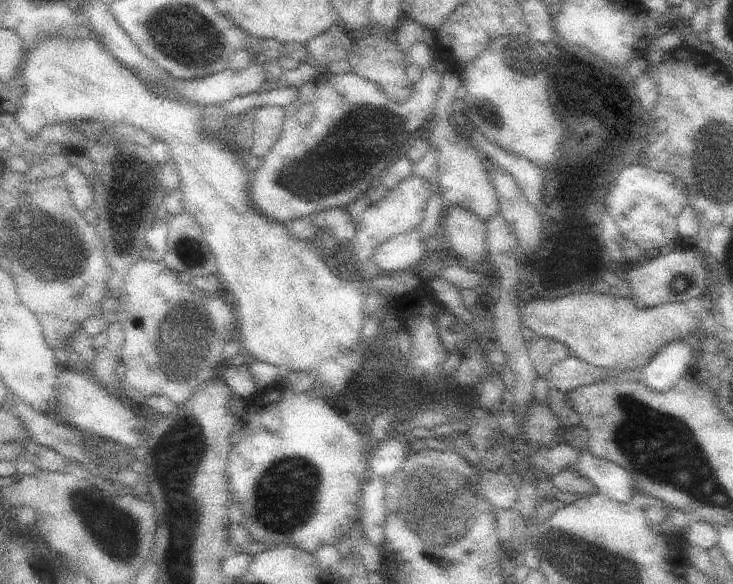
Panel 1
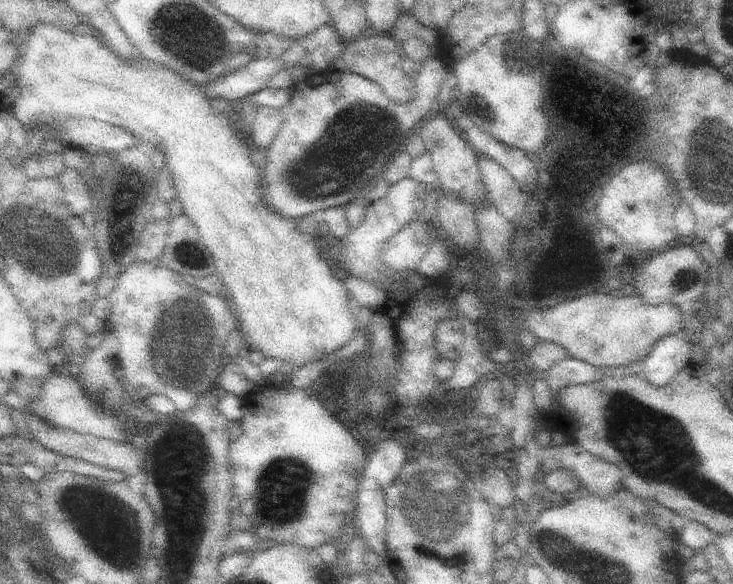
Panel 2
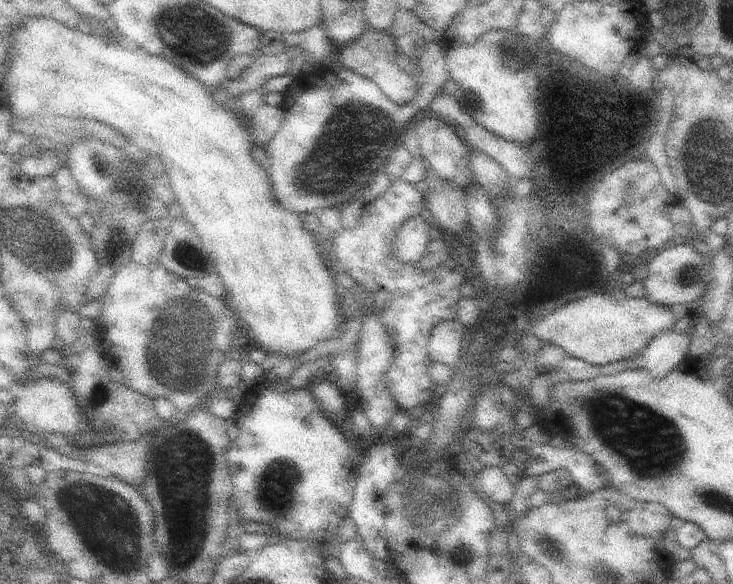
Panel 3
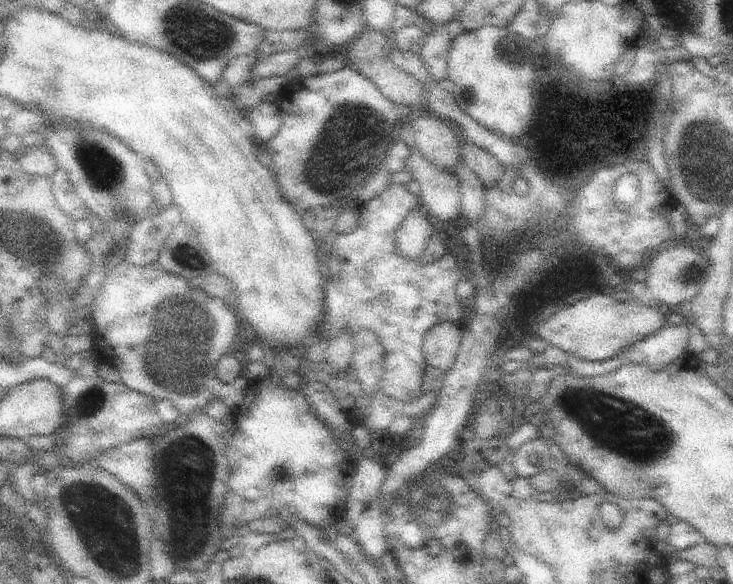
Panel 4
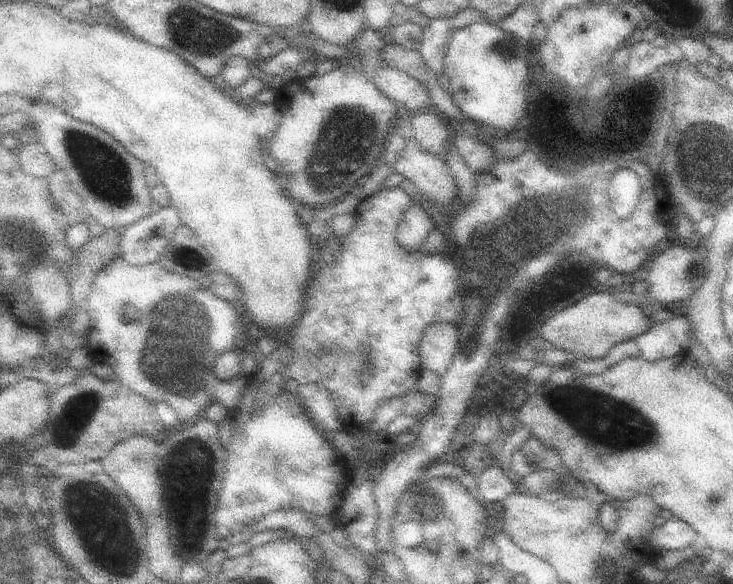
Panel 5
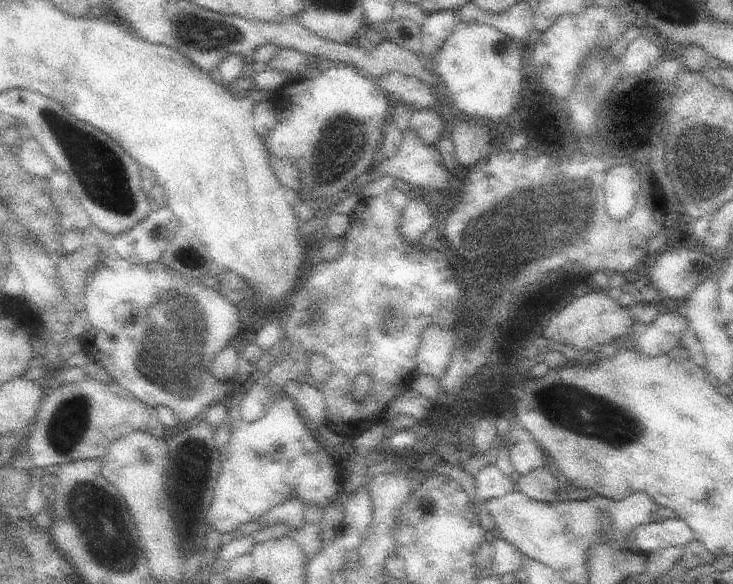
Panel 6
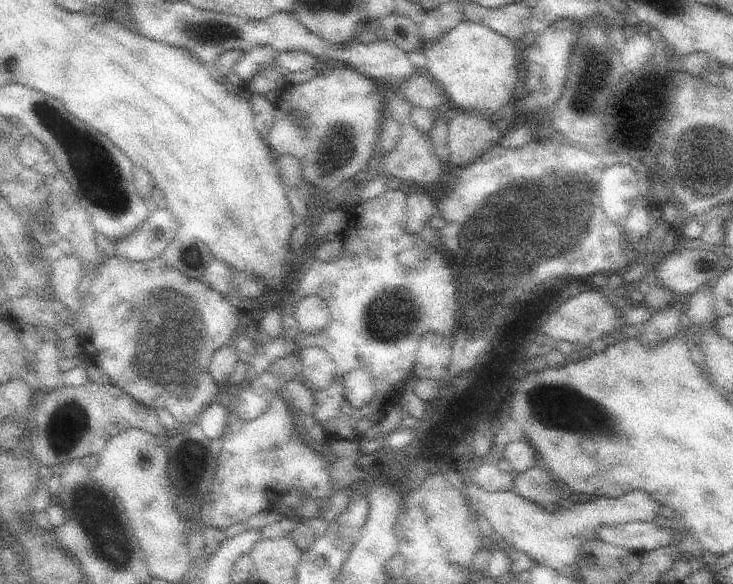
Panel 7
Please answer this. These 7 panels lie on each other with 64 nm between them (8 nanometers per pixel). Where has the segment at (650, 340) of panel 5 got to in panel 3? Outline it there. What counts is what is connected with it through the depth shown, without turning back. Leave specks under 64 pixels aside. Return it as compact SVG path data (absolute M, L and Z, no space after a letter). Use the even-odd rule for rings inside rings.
M665 330L659 336L655 336L645 352L645 370L655 378L663 378L667 376L675 366L683 364L689 356L689 342L691 342L691 334L683 334L677 330Z

